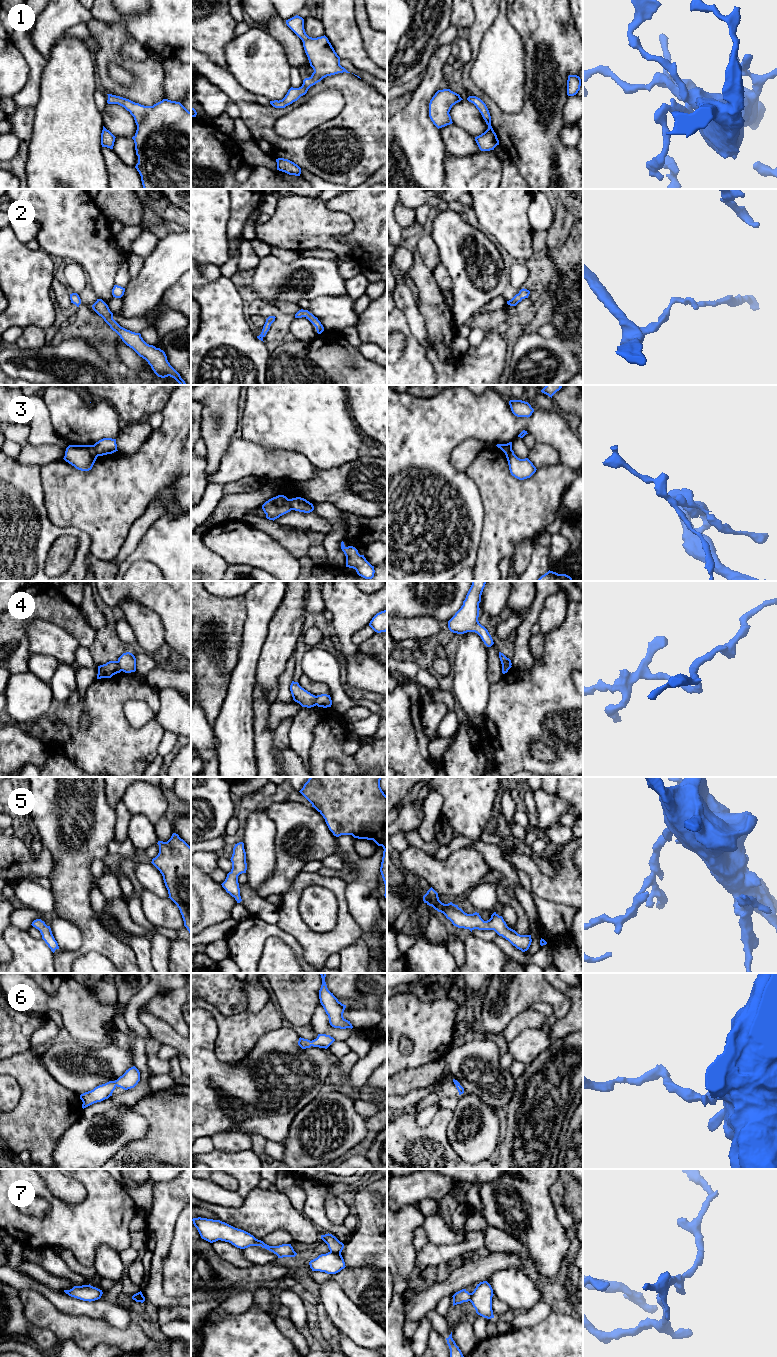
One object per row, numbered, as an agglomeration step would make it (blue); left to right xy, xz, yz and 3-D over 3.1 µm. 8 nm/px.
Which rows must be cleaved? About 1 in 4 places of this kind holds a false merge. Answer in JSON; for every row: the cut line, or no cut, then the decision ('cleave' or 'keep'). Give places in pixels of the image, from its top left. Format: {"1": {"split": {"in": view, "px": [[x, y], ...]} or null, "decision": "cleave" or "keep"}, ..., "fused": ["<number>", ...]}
{"1": {"split": null, "decision": "keep"}, "2": {"split": null, "decision": "keep"}, "3": {"split": {"in": "xy", "px": [[93, 445], [98, 455]]}, "decision": "cleave"}, "4": {"split": {"in": "xy", "px": [[116, 661], [121, 670]]}, "decision": "cleave"}, "5": {"split": null, "decision": "keep"}, "6": {"split": null, "decision": "keep"}, "7": {"split": {"in": "xz", "px": [[330, 1251], [340, 1253]]}, "decision": "cleave"}, "fused": ["3", "4", "7"]}

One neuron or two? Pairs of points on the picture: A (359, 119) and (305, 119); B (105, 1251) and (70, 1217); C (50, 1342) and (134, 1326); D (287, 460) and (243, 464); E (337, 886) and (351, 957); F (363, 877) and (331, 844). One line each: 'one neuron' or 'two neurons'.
A: two neurons
B: two neurons
C: two neurons
D: one neuron
E: two neurons
F: two neurons

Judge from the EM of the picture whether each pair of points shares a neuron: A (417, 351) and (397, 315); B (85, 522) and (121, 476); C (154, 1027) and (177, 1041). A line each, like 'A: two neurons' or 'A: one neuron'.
A: one neuron
B: one neuron
C: one neuron

